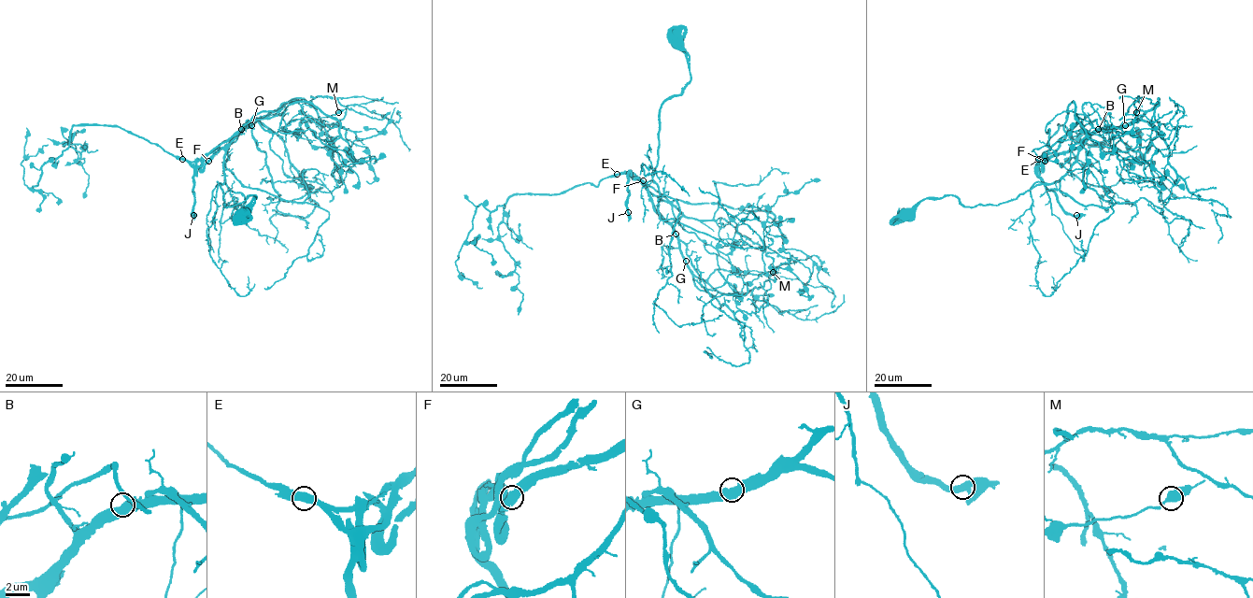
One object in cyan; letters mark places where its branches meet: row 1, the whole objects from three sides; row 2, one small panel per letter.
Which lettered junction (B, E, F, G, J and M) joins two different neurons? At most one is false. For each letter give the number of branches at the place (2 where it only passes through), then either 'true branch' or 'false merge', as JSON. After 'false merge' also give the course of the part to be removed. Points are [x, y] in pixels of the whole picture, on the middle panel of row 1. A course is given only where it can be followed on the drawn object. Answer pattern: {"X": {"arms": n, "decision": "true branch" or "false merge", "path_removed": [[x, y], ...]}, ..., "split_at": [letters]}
{"B": {"arms": 2, "decision": "true branch"}, "E": {"arms": 2, "decision": "false merge", "path_removed": [[617, 175], [634, 176], [662, 193], [683, 215]]}, "F": {"arms": 2, "decision": "true branch"}, "G": {"arms": 2, "decision": "true branch"}, "J": {"arms": 2, "decision": "true branch"}, "M": {"arms": 2, "decision": "true branch"}, "split_at": ["E"]}

